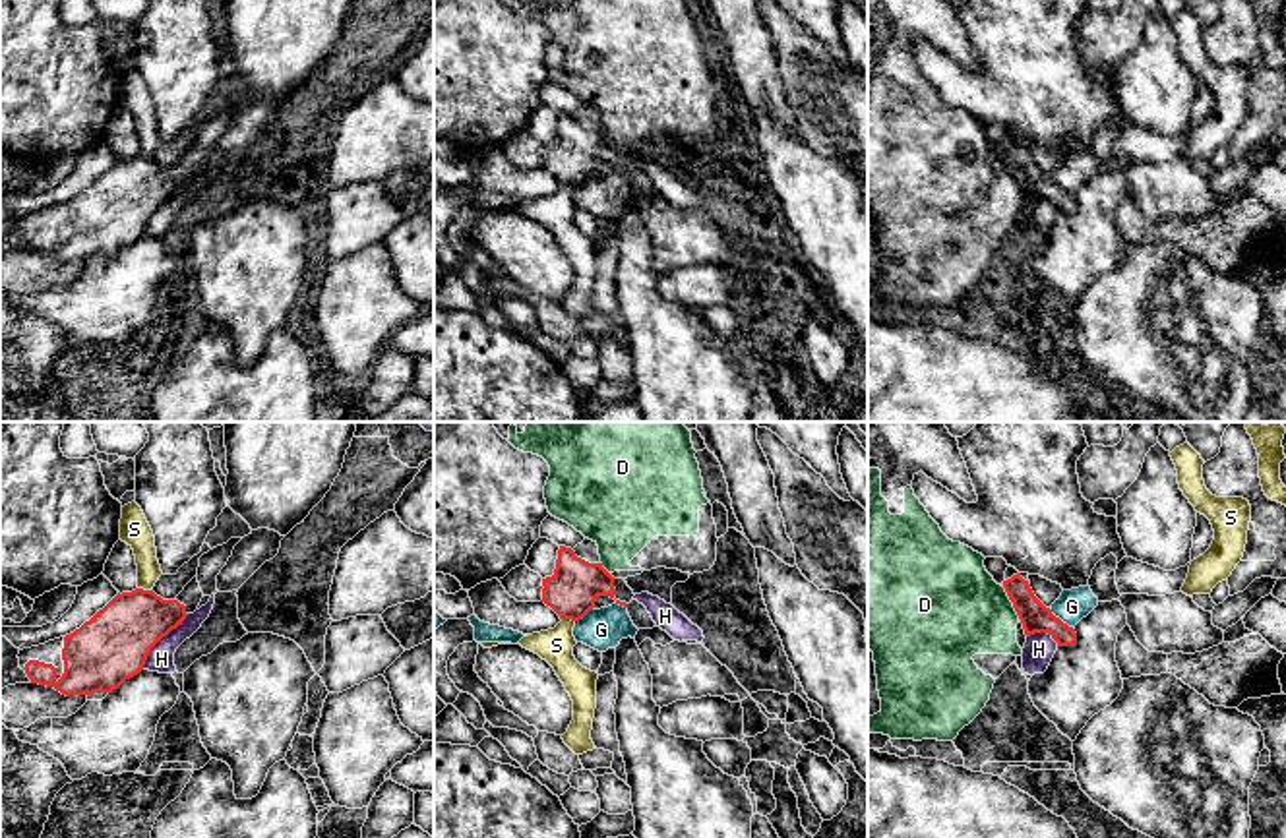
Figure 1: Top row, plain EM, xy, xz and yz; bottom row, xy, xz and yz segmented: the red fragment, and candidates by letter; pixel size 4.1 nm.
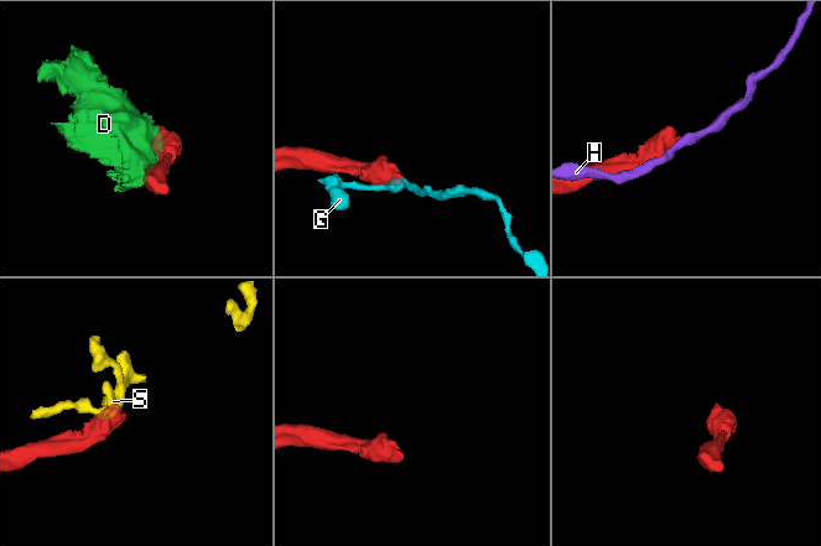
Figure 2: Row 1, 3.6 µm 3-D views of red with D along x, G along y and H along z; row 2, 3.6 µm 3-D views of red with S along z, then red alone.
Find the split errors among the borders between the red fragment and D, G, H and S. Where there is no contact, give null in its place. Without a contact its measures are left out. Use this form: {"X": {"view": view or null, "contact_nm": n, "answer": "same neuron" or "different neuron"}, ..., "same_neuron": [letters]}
{"D": {"view": "yz", "contact_nm": 150, "answer": "different neuron"}, "G": {"view": "yz", "contact_nm": 130, "answer": "different neuron"}, "H": {"view": "xy", "contact_nm": 300, "answer": "different neuron"}, "S": {"view": "xy", "contact_nm": 70, "answer": "different neuron"}, "same_neuron": []}

